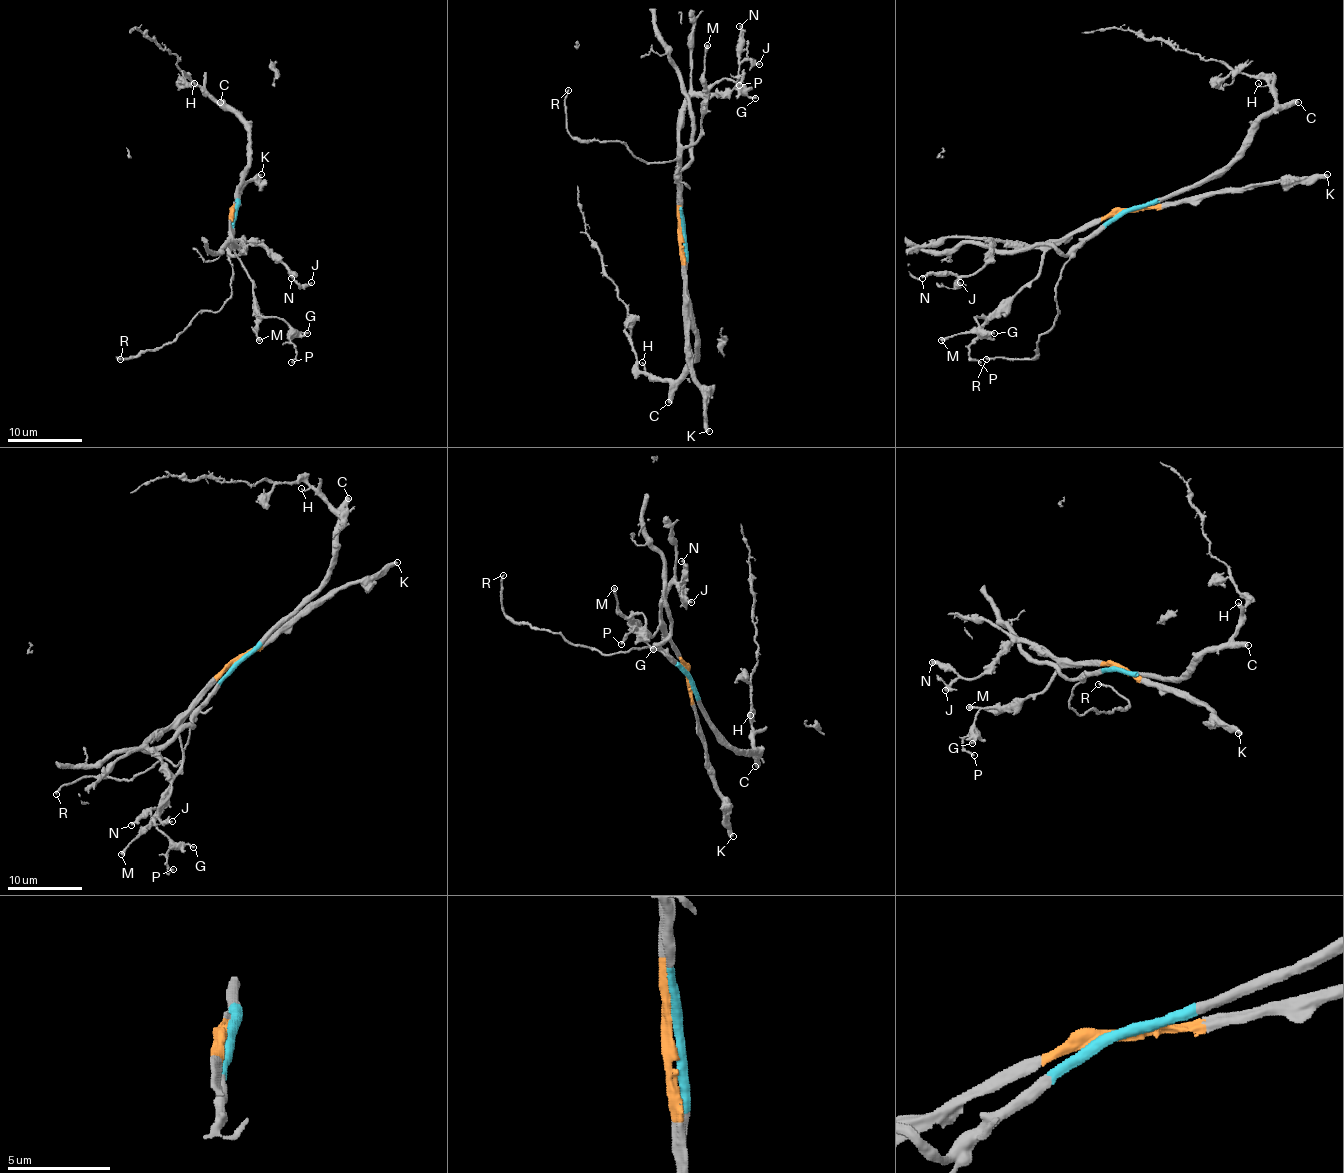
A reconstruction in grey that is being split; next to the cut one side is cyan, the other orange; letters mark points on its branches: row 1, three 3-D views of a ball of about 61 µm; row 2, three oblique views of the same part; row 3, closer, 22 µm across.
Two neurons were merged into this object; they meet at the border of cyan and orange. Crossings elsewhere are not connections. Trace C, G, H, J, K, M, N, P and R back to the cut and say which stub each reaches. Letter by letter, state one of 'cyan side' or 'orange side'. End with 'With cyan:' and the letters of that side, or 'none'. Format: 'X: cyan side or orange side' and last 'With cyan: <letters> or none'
C: cyan side
G: orange side
H: cyan side
J: orange side
K: orange side
M: orange side
N: orange side
P: orange side
R: cyan side
With cyan: C, H, R

